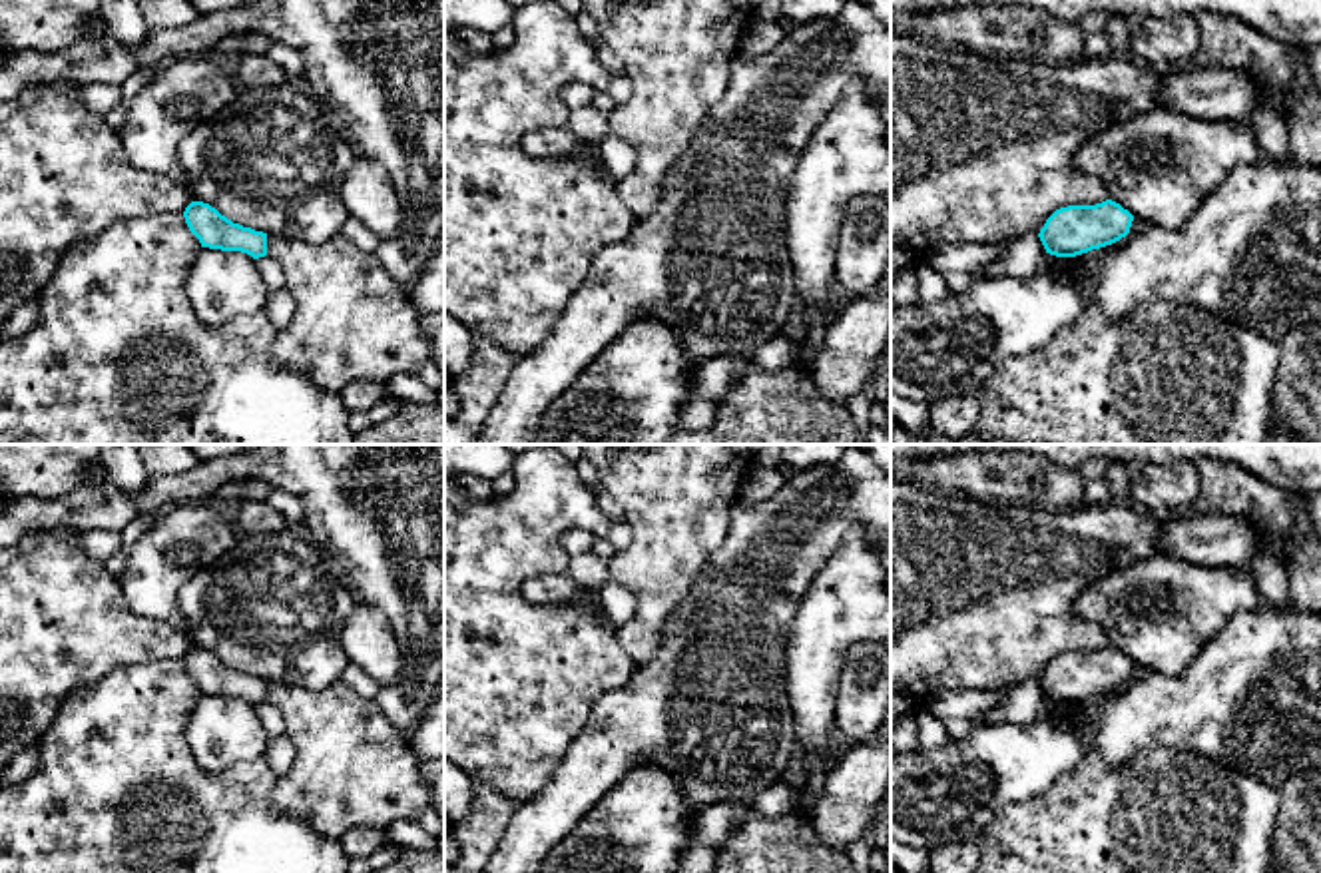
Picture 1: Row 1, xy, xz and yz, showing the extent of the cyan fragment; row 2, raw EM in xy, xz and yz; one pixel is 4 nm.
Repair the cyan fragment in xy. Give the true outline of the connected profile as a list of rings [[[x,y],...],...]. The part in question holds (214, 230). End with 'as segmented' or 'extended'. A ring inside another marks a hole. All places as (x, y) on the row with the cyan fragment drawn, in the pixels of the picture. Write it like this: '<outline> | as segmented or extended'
[[[191,201],[185,207],[183,217],[201,247],[241,251],[253,259],[267,255],[267,233],[233,223],[209,203]]] | as segmented

